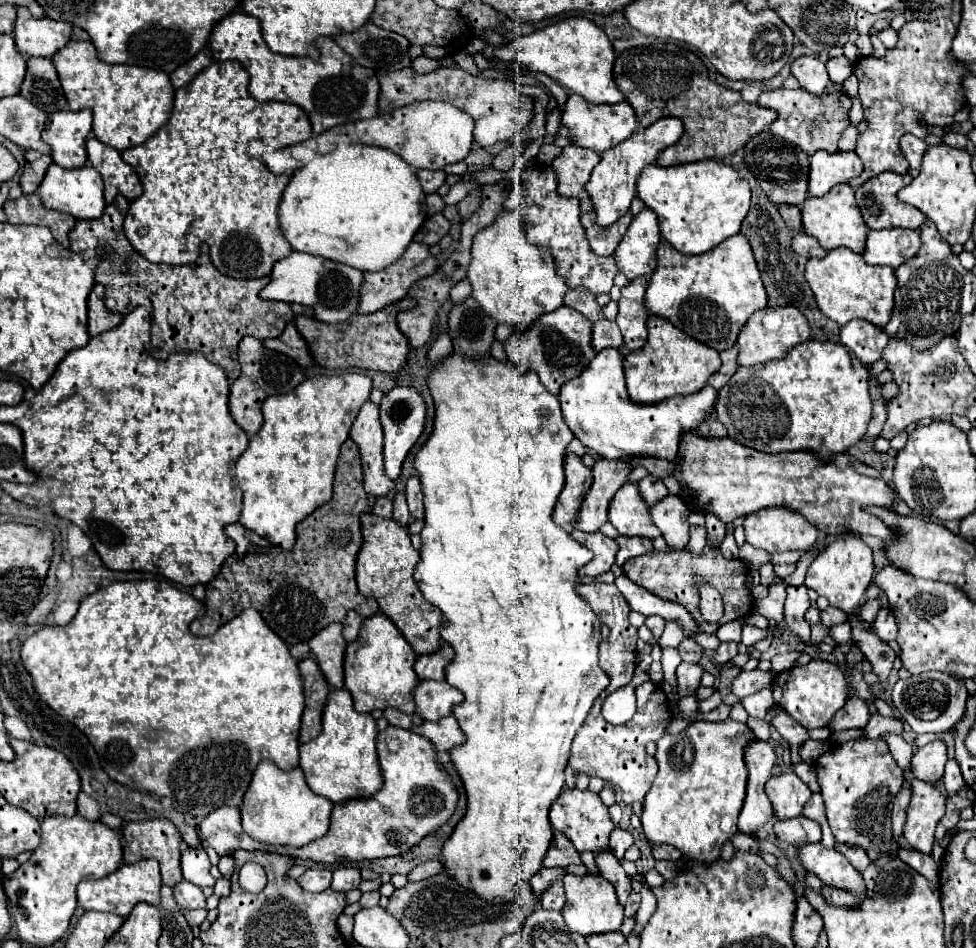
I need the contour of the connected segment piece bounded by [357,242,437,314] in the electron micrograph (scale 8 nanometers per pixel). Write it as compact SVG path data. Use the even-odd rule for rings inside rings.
M411 242L407 246L407 250L403 252L403 256L393 262L391 266L387 266L385 270L379 270L379 272L365 272L363 276L363 286L359 290L359 314L371 314L371 312L377 312L381 310L383 306L387 304L393 304L401 298L407 296L407 290L421 278L425 276L431 276L433 272L437 270L437 260L435 256L431 256L429 248L425 244L419 244L419 242Z

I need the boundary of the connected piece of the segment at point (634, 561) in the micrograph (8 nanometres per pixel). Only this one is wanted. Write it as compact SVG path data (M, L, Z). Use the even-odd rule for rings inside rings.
M705 546L705 550L699 556L691 556L687 550L675 550L671 548L669 552L657 552L653 550L651 554L639 556L639 558L631 558L623 564L623 572L629 580L633 580L637 586L645 588L647 592L663 598L663 600L671 600L677 602L681 606L685 606L687 610L693 612L693 616L697 618L697 622L701 624L701 628L707 634L715 634L717 628L725 622L731 620L739 620L743 616L747 616L753 610L753 598L747 586L747 576L749 576L749 568L743 560L727 560L723 558L723 554L719 554L717 546ZM697 576L707 580L707 584L711 584L723 598L723 616L719 622L707 622L703 620L701 612L699 612L699 590L697 590Z

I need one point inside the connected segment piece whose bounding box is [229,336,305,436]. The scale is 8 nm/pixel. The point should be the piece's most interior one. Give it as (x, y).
(263, 372)

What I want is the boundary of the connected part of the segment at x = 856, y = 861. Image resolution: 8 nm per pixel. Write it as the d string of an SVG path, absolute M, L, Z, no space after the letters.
M835 844L835 850L841 852L841 854L845 854L857 872L863 872L863 870L867 868L867 862L869 862L869 860L867 860L867 854L865 854L859 846L843 846L843 844Z

